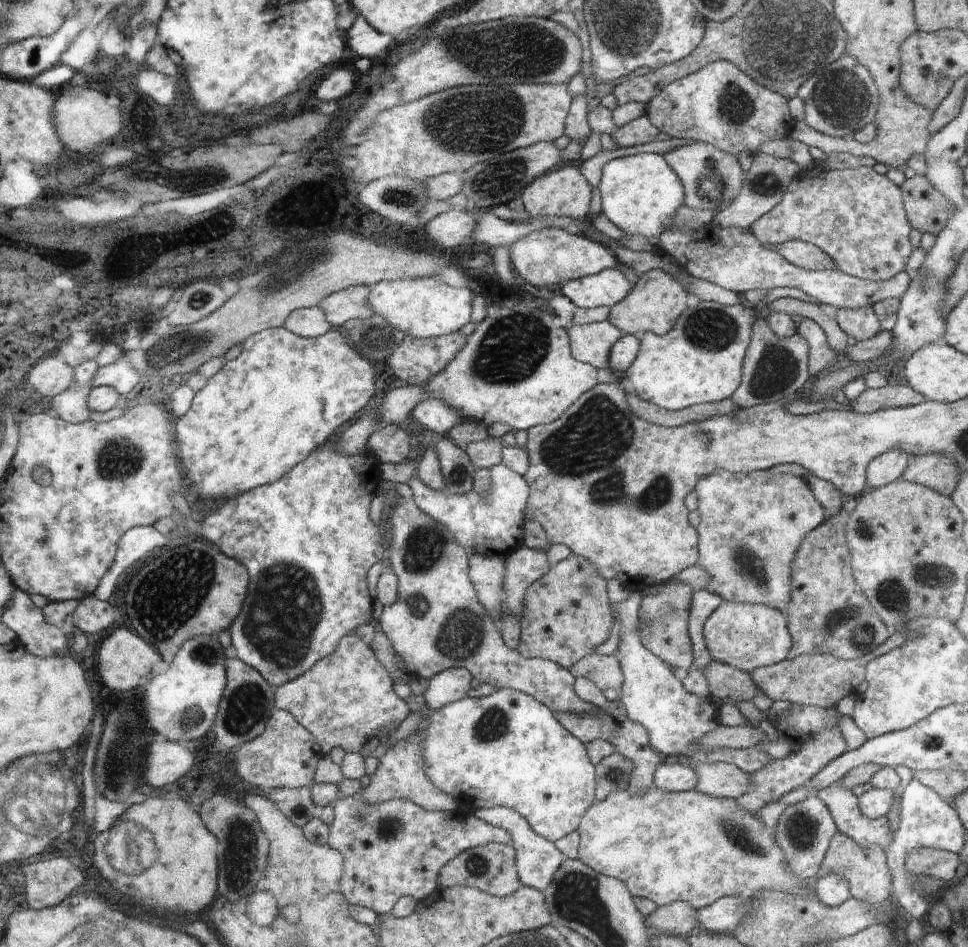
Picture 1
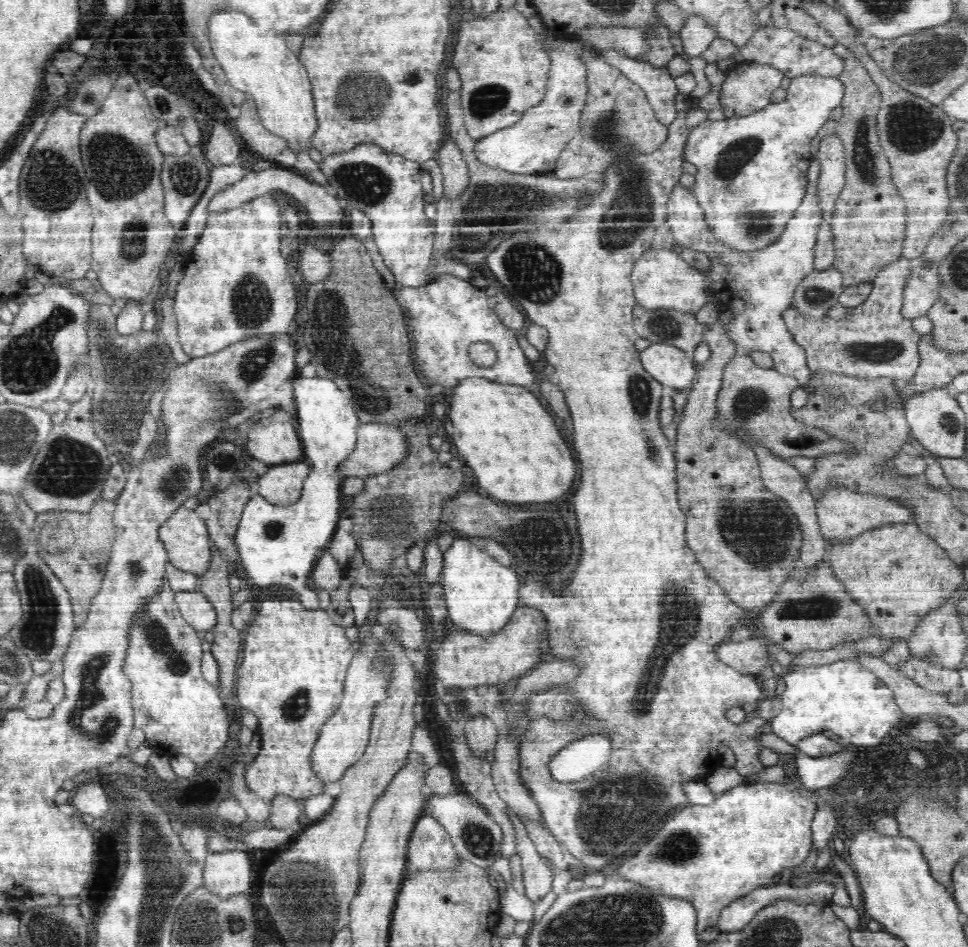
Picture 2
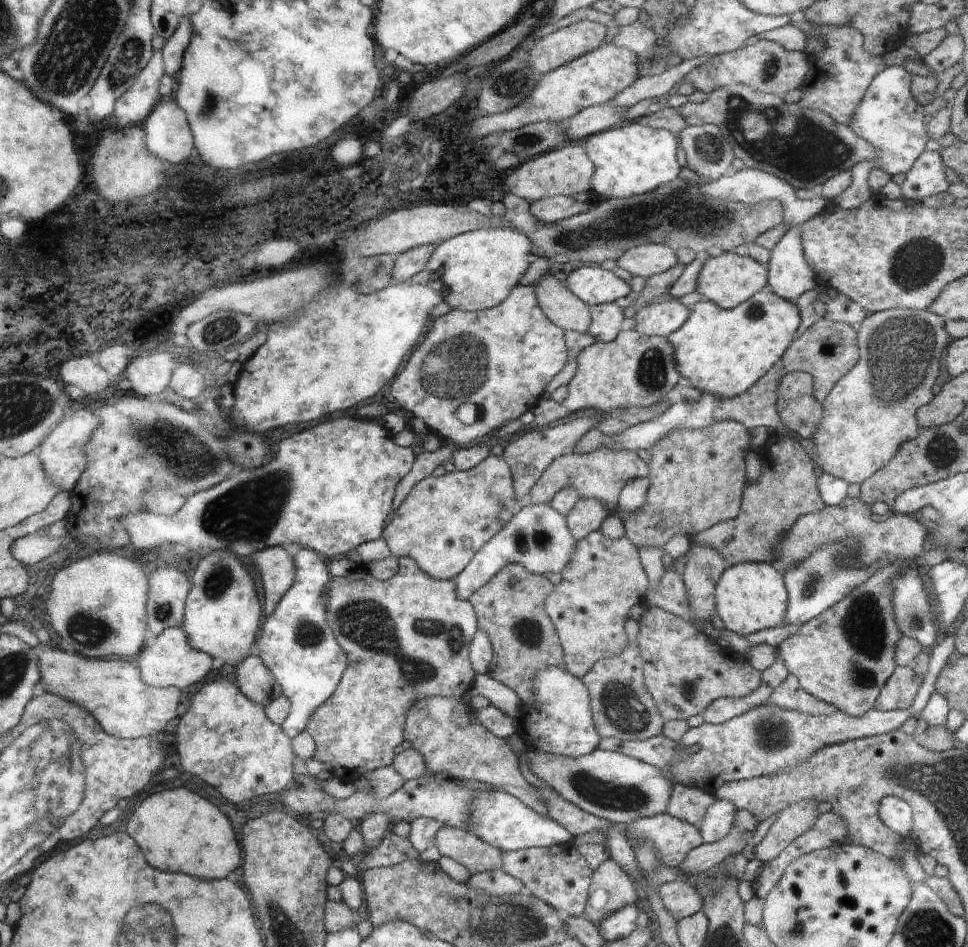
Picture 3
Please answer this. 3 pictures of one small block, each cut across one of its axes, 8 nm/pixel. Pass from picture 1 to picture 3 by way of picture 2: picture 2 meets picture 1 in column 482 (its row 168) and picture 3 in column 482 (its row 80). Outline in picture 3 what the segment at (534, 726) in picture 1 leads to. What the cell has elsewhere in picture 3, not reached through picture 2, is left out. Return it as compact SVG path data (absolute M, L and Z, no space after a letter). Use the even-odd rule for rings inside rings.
M478 791L469 808L472 809L472 815L467 820L469 832L503 852L530 847L551 847L574 841L574 836L562 824L550 819L549 816L538 814L523 800L510 793Z

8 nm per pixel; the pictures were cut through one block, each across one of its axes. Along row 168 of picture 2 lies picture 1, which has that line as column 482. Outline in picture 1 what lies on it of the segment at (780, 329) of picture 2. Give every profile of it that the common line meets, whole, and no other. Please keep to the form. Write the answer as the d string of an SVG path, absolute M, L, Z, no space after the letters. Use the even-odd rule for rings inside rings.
M496 806L488 809L473 810L470 814L486 823L491 823L493 826L508 830L508 833L512 836L511 845L518 852L519 878L522 880L523 886L530 886L534 887L535 890L544 891L555 881L557 873L563 868L564 862L567 861L566 858L554 846L554 842L551 839L544 838L543 835L536 832L531 824L528 823L528 820L520 816L516 810Z

